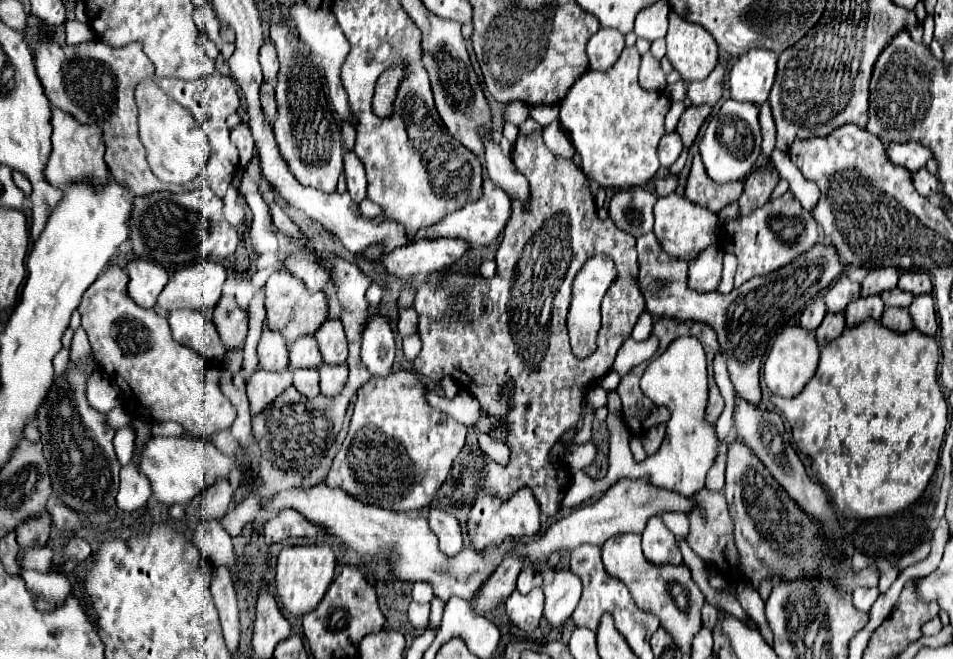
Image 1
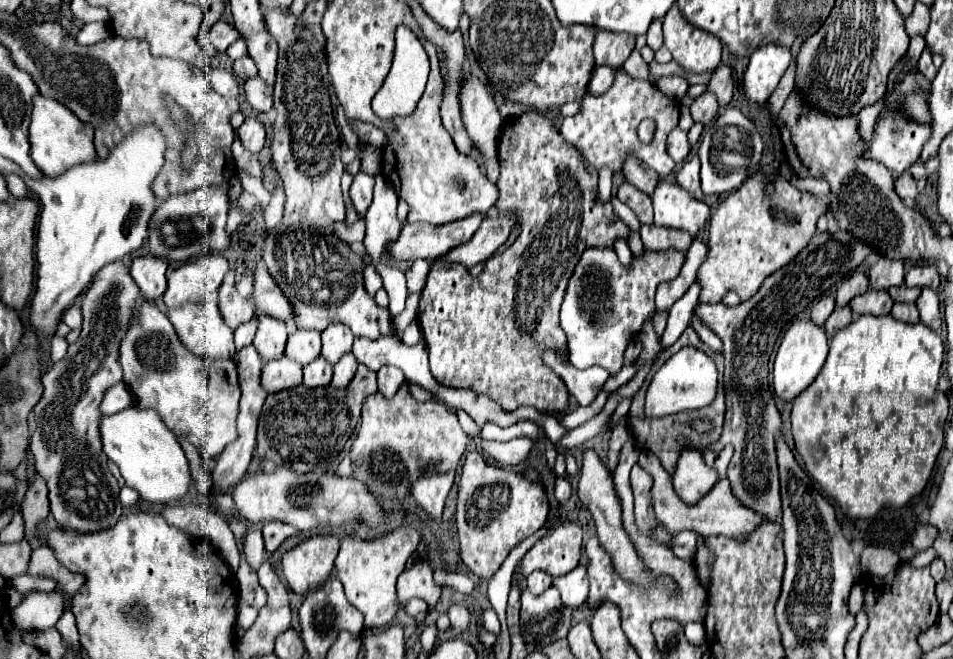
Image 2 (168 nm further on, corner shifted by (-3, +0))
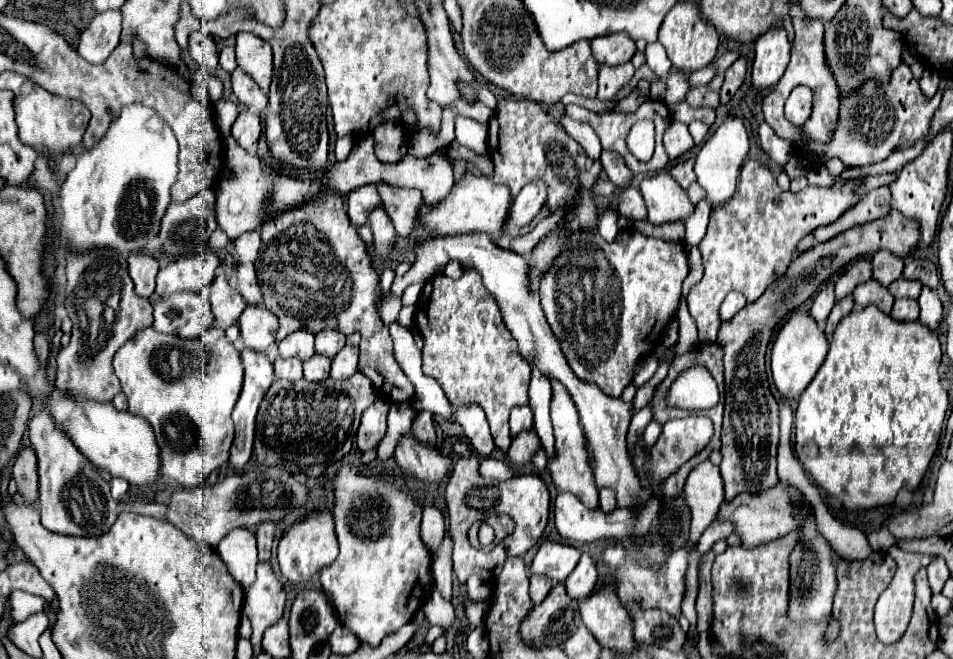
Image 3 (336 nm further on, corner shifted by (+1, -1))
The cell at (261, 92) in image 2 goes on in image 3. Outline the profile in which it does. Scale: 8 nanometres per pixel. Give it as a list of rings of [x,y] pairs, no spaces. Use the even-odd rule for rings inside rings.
[[[236,68],[232,72],[232,90],[234,90],[236,98],[240,100],[240,104],[244,104],[244,106],[258,106],[260,110],[266,106],[266,96],[262,94],[262,90],[240,68]]]

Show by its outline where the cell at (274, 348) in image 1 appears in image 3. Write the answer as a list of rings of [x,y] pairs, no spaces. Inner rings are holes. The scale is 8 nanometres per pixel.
[[[246,306],[244,314],[238,318],[240,338],[246,348],[264,352],[276,340],[278,318],[262,306]]]

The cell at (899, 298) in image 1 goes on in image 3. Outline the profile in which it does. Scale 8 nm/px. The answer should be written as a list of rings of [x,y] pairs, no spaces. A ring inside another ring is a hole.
[[[900,278],[898,282],[892,282],[888,286],[890,294],[894,298],[918,298],[920,296],[920,290],[922,290],[922,284],[918,280],[906,280],[906,278]]]

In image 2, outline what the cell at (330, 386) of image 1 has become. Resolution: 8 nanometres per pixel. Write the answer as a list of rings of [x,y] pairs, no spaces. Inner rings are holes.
[[[346,353],[346,355],[334,365],[332,387],[334,387],[334,389],[344,389],[344,387],[352,381],[352,377],[354,377],[354,373],[356,373],[356,367],[358,367],[356,357],[354,357],[352,353]]]

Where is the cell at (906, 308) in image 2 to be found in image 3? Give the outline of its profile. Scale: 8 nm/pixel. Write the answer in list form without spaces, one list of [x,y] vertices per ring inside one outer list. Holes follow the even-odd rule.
[[[900,298],[894,302],[894,308],[890,312],[890,316],[894,320],[918,320],[920,314],[920,306],[918,300],[910,300],[910,298]]]

